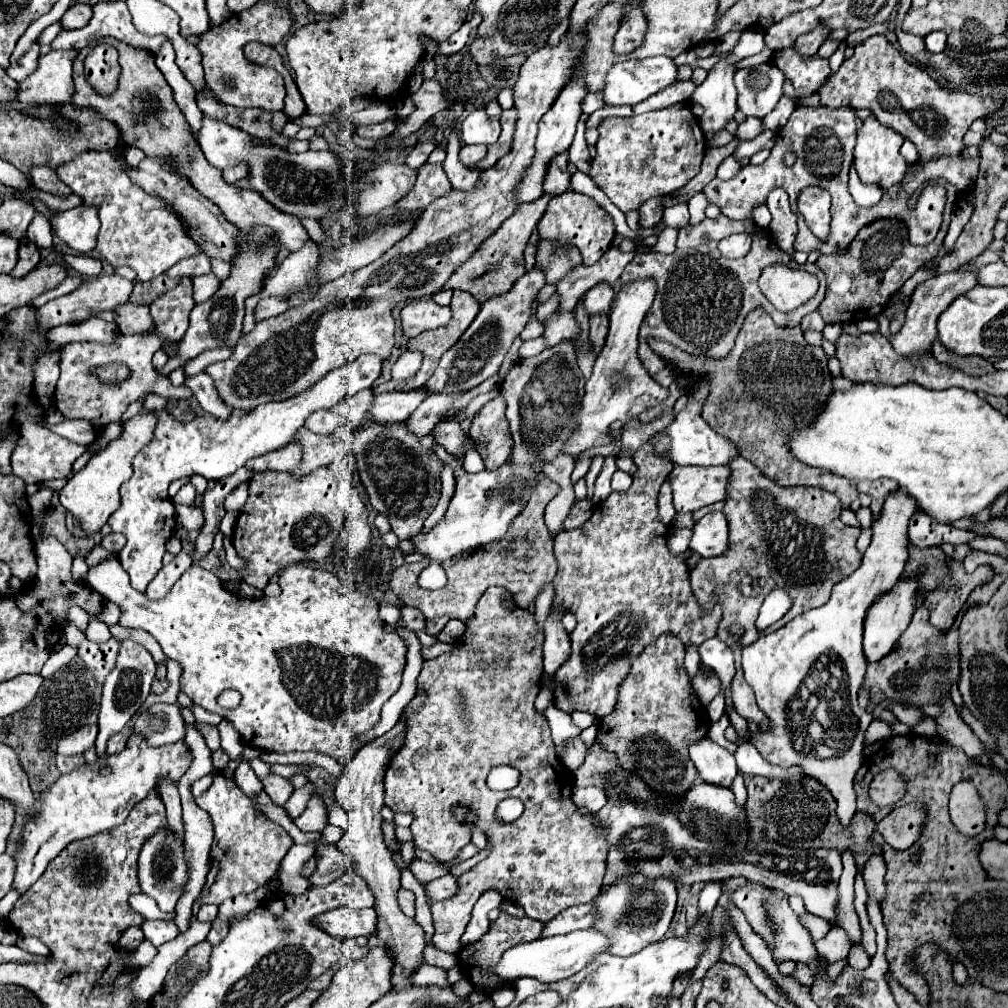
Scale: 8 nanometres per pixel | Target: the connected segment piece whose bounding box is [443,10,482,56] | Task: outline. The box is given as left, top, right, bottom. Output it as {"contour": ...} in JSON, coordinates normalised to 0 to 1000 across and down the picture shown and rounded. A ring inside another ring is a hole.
{"contour":[[[471,10],[466,21],[462,21],[459,27],[451,32],[445,39],[439,41],[439,55],[446,56],[457,51],[465,39],[467,29],[474,26],[477,20],[477,14]]]}

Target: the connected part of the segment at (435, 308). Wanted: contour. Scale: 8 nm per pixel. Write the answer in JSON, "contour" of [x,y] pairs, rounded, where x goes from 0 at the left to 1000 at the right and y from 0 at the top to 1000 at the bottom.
{"contour":[[[428,296],[410,298],[410,300],[402,302],[400,308],[398,308],[400,329],[402,329],[404,335],[410,335],[410,333],[418,331],[420,327],[443,323],[445,317],[447,317],[447,306],[436,304]]]}

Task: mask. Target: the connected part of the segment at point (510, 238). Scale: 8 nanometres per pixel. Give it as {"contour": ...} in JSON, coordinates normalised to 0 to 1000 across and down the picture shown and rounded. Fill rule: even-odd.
{"contour":[[[539,192],[531,200],[515,202],[513,210],[507,216],[503,216],[487,236],[479,240],[479,244],[475,246],[475,250],[471,250],[471,254],[467,254],[467,258],[455,264],[455,270],[451,270],[451,274],[447,274],[447,278],[439,286],[463,288],[471,294],[471,298],[483,298],[485,294],[503,290],[503,286],[507,286],[507,280],[511,280],[521,270],[521,254],[519,254],[521,244],[525,242],[525,236],[547,196],[549,196],[547,192]]]}

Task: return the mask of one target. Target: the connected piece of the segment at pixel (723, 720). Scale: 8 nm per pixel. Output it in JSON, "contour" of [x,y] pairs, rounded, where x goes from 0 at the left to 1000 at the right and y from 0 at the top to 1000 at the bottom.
{"contour":[[[717,709],[712,716],[705,718],[702,731],[722,745],[729,746],[732,739],[722,735],[718,730],[718,726],[723,718],[722,710]]]}

